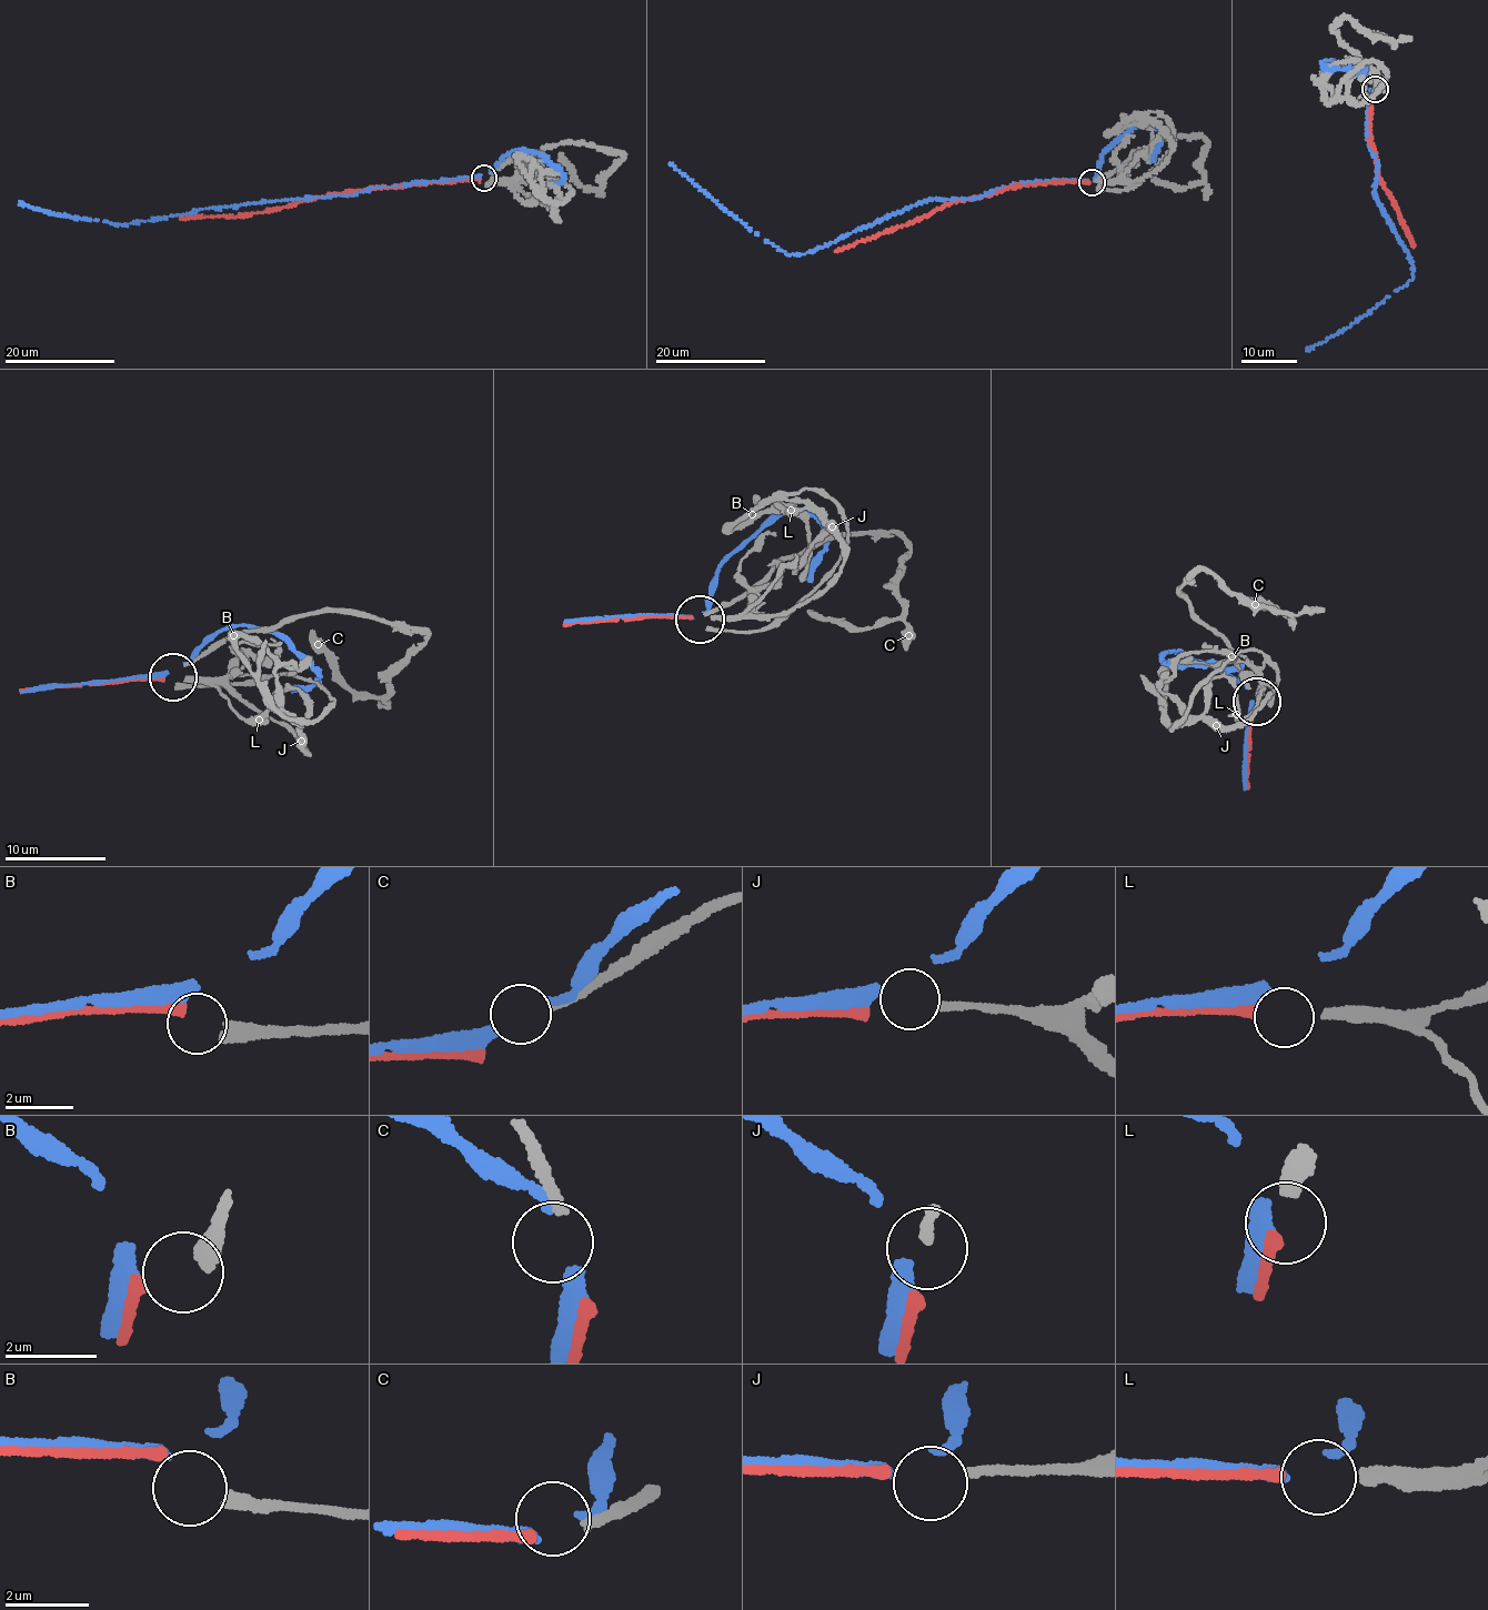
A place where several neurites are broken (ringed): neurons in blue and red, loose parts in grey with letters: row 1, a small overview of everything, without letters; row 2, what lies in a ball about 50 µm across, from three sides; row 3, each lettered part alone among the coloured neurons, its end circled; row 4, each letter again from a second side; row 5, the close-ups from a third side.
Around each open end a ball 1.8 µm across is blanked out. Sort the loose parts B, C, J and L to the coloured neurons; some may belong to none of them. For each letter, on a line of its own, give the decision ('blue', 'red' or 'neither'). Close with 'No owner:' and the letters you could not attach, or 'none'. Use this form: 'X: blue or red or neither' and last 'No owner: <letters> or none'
B: neither
C: neither
J: blue
L: red
No owner: B, C

